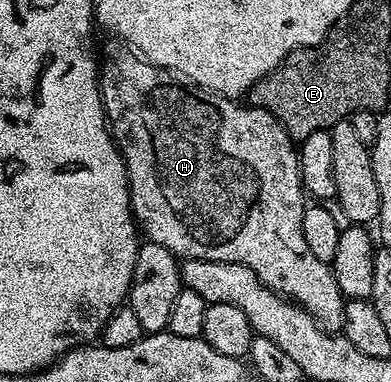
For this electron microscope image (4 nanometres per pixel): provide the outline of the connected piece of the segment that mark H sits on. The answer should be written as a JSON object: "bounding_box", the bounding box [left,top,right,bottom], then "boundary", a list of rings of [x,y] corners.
{"bounding_box":[99,42,345,334],"boundary":[[[114,42],[107,49],[102,49],[101,63],[99,65],[99,93],[103,99],[103,110],[107,115],[107,123],[111,129],[111,138],[115,141],[115,147],[118,148],[119,153],[123,155],[123,164],[127,168],[127,181],[129,182],[129,194],[131,195],[131,212],[135,216],[136,225],[141,229],[142,235],[146,237],[150,243],[160,244],[165,246],[165,250],[169,250],[173,255],[189,260],[212,260],[213,262],[229,262],[230,264],[240,264],[249,270],[253,270],[253,274],[257,274],[257,278],[262,282],[266,288],[271,288],[278,296],[286,296],[288,300],[292,300],[294,304],[304,308],[312,318],[320,324],[324,330],[332,334],[342,333],[343,323],[345,322],[345,297],[343,291],[337,286],[337,278],[332,272],[330,264],[321,262],[317,258],[313,258],[313,253],[309,251],[309,245],[305,243],[305,234],[301,230],[301,218],[303,217],[303,209],[305,207],[305,193],[303,190],[303,182],[299,179],[299,154],[296,145],[293,143],[287,131],[279,125],[279,121],[275,119],[271,113],[266,112],[263,108],[256,108],[254,106],[246,106],[242,108],[242,103],[236,102],[234,99],[218,96],[215,92],[208,92],[205,88],[200,88],[198,84],[192,84],[178,75],[172,74],[166,68],[157,68],[154,64],[148,64],[134,48],[122,43]]]}

